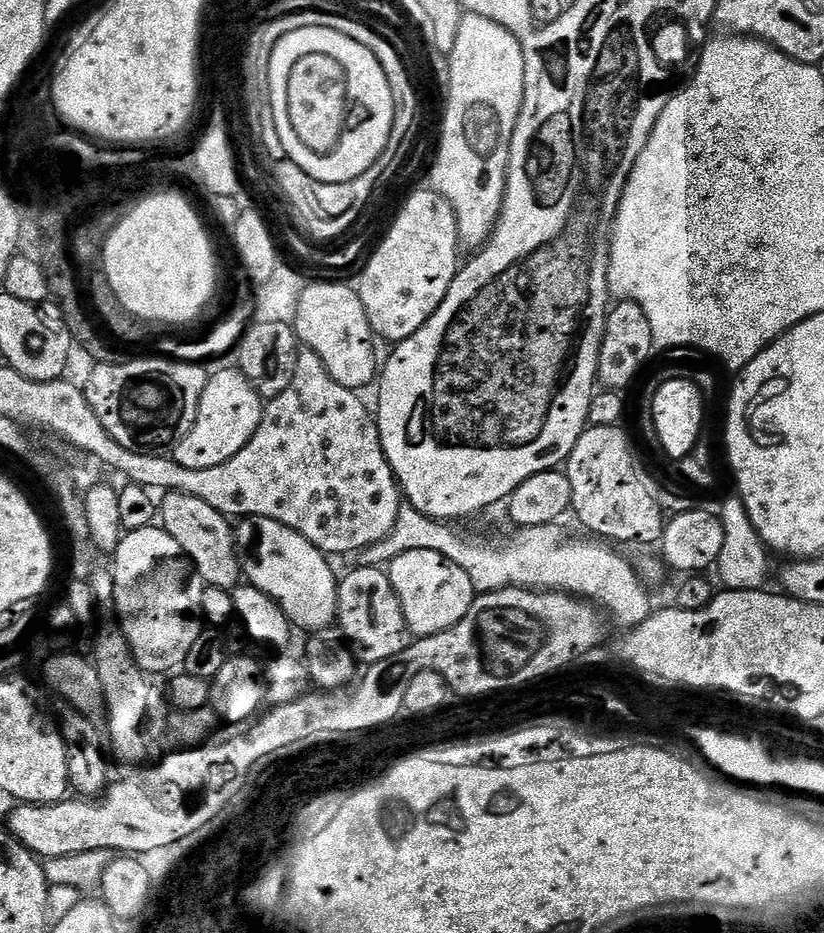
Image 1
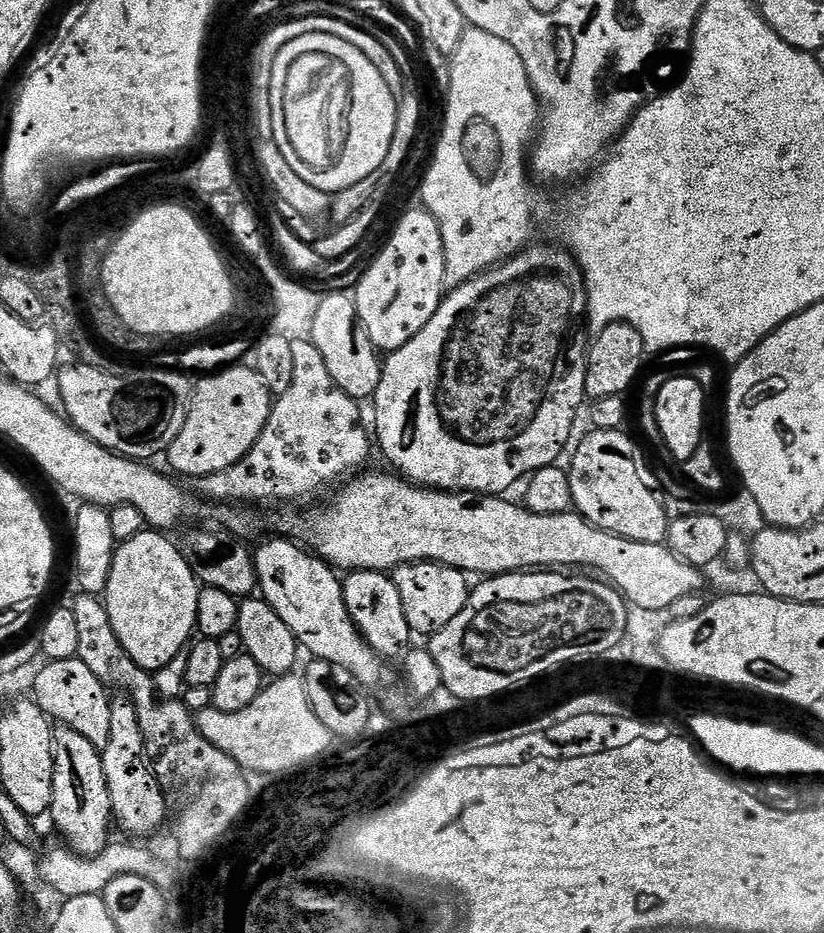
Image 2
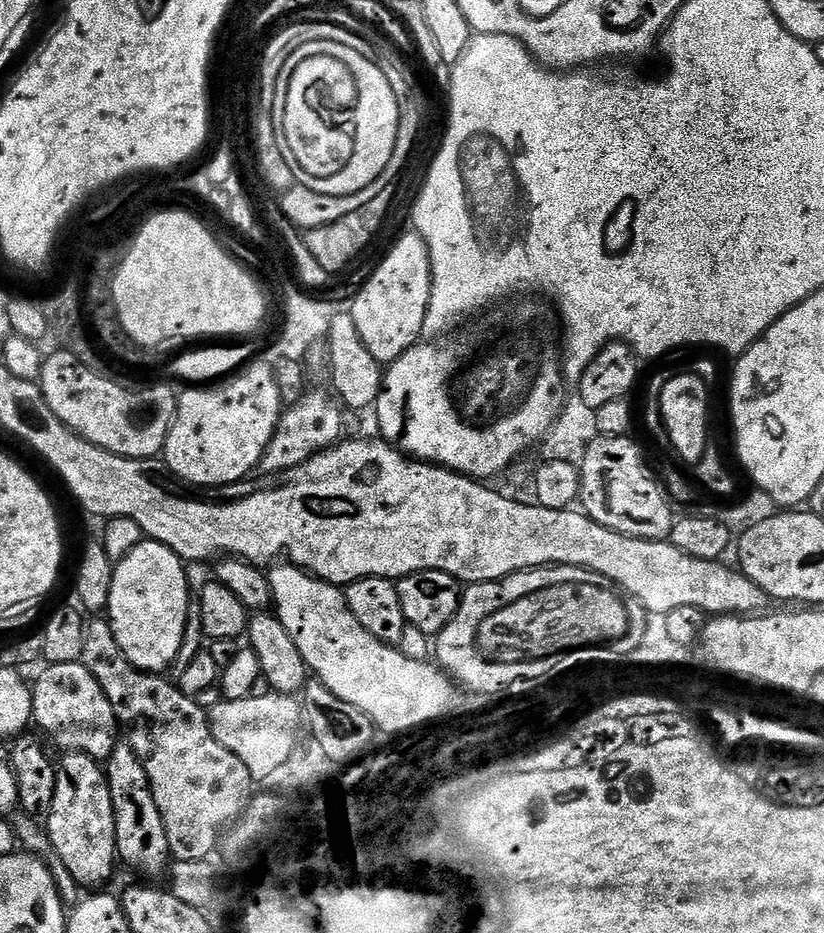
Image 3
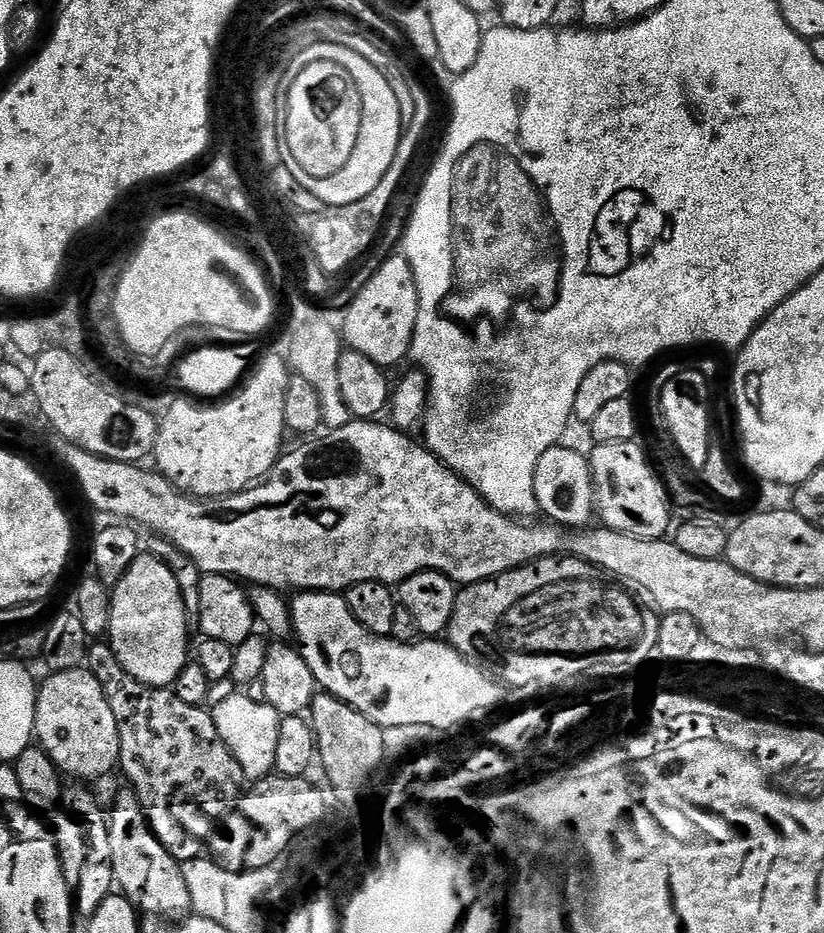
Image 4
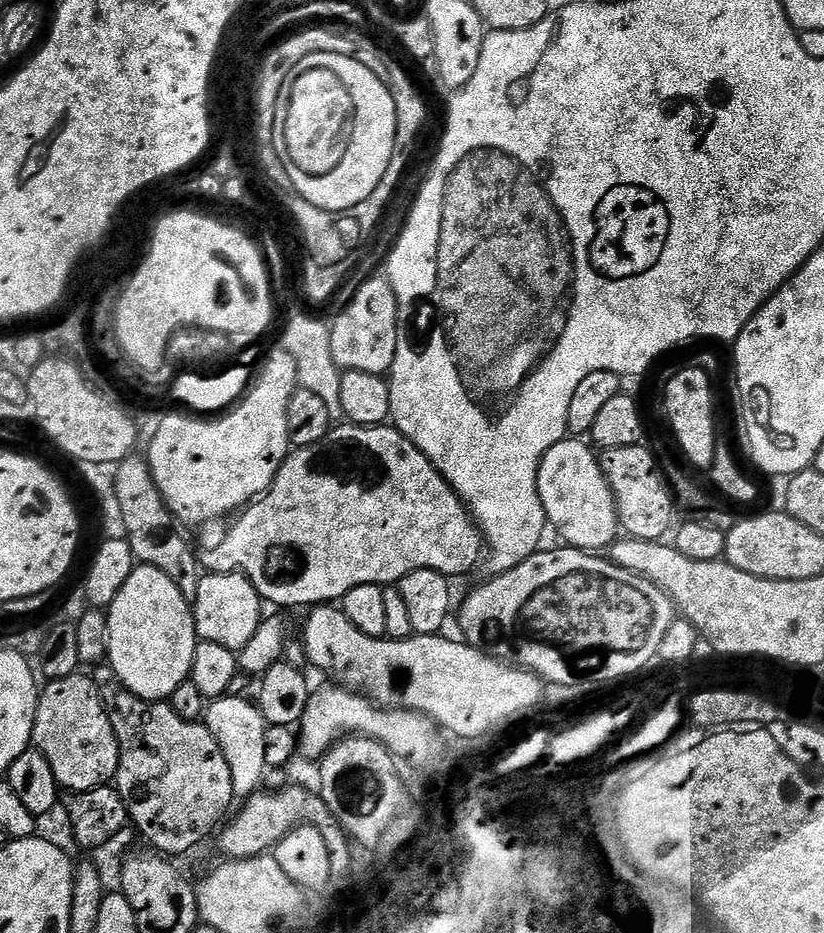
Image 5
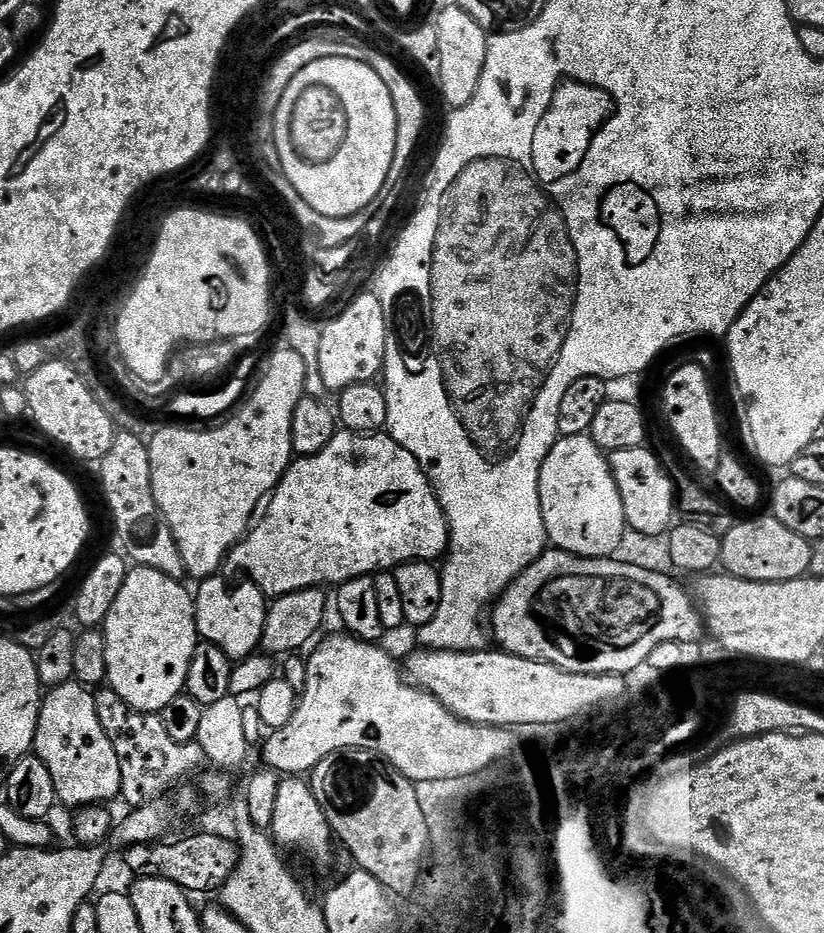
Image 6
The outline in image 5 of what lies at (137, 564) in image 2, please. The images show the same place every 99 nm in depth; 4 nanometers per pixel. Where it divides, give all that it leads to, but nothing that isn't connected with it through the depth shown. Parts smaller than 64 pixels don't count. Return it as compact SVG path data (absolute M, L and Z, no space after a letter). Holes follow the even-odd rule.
M141 563L132 569L130 578L126 578L126 586L118 590L118 598L106 609L110 626L110 646L107 663L118 674L118 678L138 698L143 700L167 701L182 686L184 680L192 674L194 650L198 643L196 623L192 617L192 604L183 596L182 590L162 570L154 565Z

